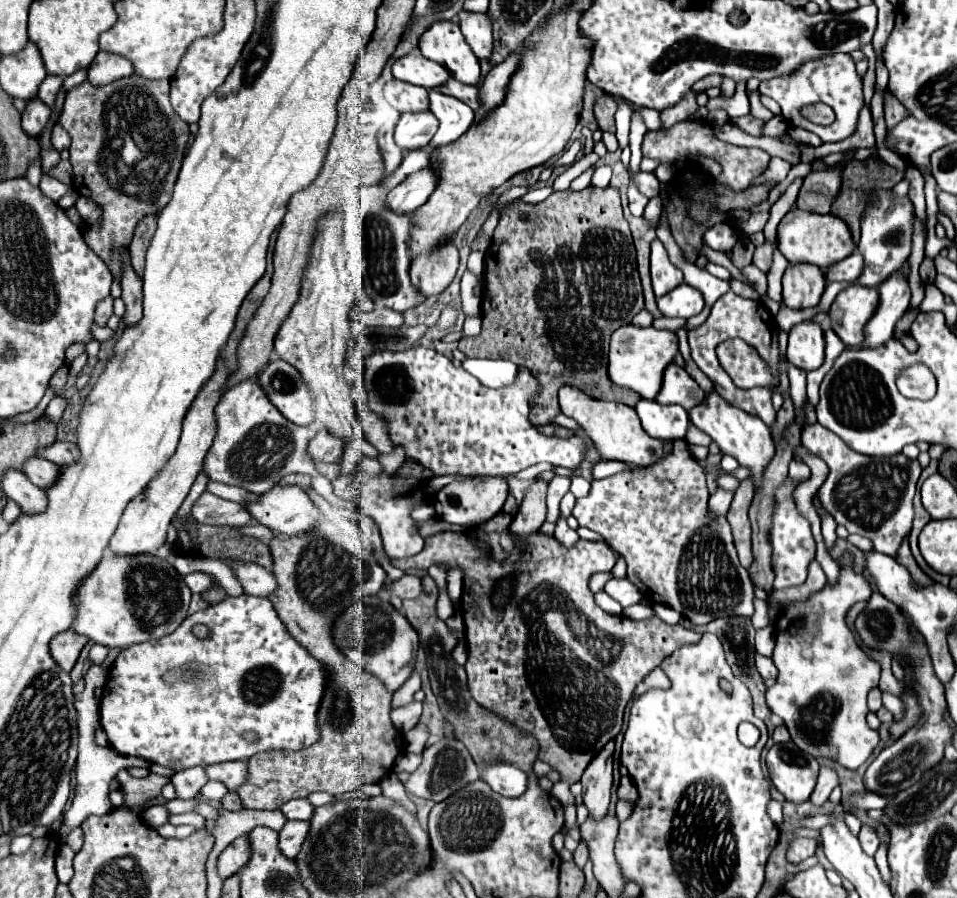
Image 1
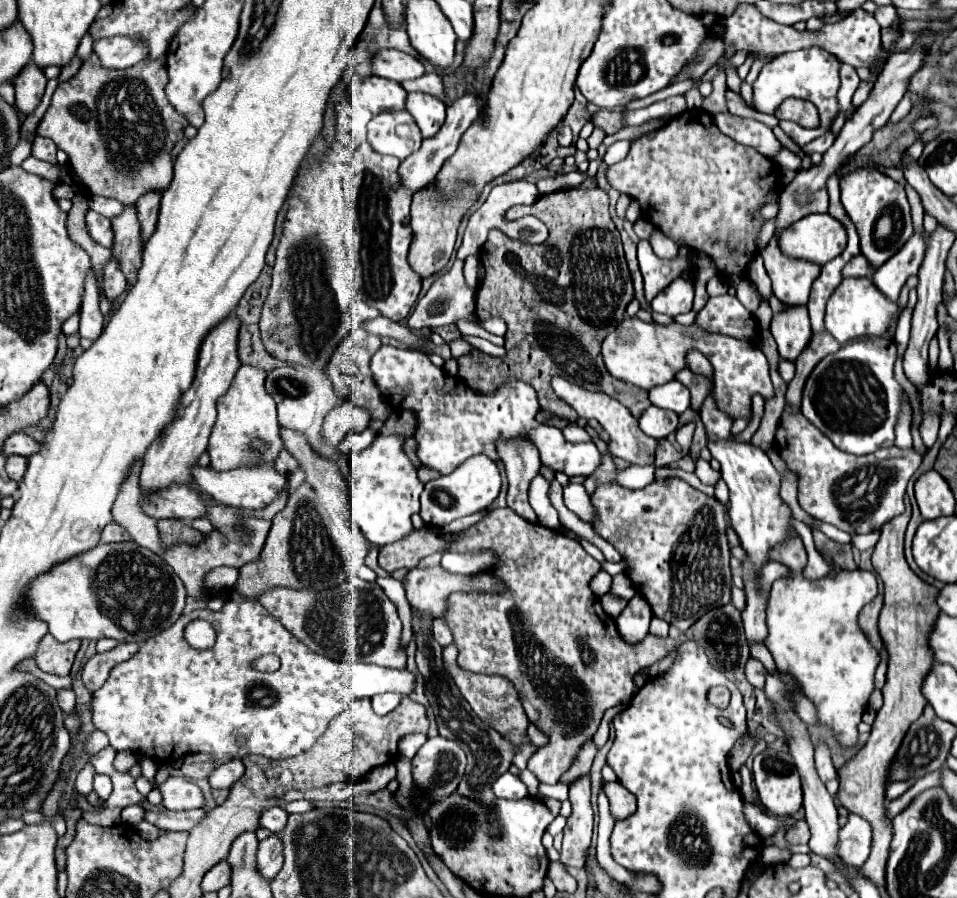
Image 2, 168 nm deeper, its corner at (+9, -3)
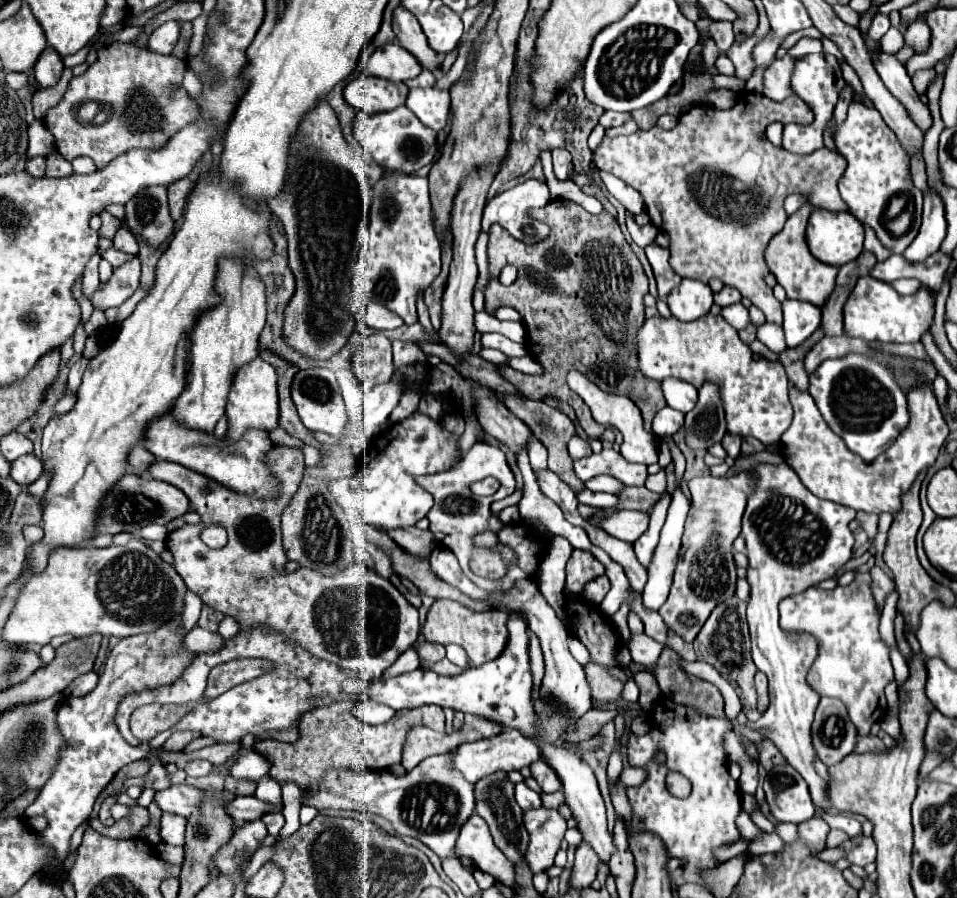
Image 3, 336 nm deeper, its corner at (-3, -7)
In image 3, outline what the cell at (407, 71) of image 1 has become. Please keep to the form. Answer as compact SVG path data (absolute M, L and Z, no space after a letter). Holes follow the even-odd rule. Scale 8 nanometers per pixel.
M398 42L380 46L366 64L372 76L392 80L392 82L406 82L416 78L422 72L420 62Z

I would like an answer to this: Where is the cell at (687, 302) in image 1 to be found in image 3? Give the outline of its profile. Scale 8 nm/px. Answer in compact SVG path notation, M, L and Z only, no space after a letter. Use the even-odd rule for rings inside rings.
M684 278L680 286L676 286L666 300L672 316L678 320L690 322L708 314L712 306L712 290L698 280Z

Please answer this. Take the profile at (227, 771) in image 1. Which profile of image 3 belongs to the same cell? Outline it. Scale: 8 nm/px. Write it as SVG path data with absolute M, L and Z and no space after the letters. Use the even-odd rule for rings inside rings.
M192 760L188 766L186 766L186 774L192 776L192 778L200 778L200 776L208 776L212 772L212 764L206 762L206 760Z

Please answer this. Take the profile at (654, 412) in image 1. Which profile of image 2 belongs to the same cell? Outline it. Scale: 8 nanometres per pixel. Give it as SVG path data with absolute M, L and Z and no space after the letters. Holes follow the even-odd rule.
M650 406L640 416L640 428L644 434L652 438L666 438L668 434L676 432L678 428L678 414L672 410L664 410L658 406Z

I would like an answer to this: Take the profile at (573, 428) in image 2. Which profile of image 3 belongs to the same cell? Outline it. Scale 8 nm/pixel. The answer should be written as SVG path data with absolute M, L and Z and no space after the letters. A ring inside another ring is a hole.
M574 436L570 442L568 442L568 452L572 458L580 458L580 456L590 456L592 454L592 448L590 444L580 438L580 436Z

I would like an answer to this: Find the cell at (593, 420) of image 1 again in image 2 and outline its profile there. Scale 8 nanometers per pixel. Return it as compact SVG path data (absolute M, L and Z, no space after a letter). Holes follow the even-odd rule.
M554 376L552 378L552 388L554 388L554 392L562 398L562 400L566 400L576 412L578 412L578 416L580 418L596 418L600 424L602 424L602 428L610 434L610 452L614 454L614 456L620 456L622 460L626 460L626 462L630 462L630 464L640 464L640 466L644 466L644 464L654 464L654 450L656 450L656 440L654 438L650 438L650 436L646 436L642 430L640 430L640 426L638 426L638 420L630 414L630 410L624 406L624 404L620 404L616 398L612 398L612 396L608 396L608 394L602 394L602 392L590 392L590 390L584 390L582 386L578 386L578 384L572 384L572 382L568 382L568 380L564 380L564 378L560 378L560 376Z

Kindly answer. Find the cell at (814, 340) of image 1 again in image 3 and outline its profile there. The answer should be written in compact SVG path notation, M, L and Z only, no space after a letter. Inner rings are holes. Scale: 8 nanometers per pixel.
M786 300L784 308L784 334L788 348L800 346L820 328L820 308L800 300Z

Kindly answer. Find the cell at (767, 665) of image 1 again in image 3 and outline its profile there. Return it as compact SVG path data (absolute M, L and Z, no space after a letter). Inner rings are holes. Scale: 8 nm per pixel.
M756 672L756 690L758 690L758 702L760 702L760 712L766 710L768 706L768 680L762 672Z

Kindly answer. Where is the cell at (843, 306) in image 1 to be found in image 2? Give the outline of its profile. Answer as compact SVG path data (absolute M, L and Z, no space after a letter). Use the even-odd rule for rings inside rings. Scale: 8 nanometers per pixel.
M844 278L840 288L830 296L826 306L826 330L840 342L846 344L850 340L862 336L884 336L892 324L900 316L900 306L888 298L872 284L870 278Z

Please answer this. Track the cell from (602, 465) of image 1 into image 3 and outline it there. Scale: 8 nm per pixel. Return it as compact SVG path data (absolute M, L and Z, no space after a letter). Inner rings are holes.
M660 470L658 474L650 474L646 478L646 484L644 484L648 490L656 492L656 494L662 494L666 490L666 476L664 476L664 470Z

